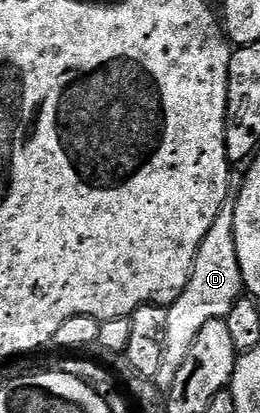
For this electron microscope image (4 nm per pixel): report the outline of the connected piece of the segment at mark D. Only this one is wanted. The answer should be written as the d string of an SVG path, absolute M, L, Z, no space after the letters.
M229 196L225 204L221 204L217 220L213 220L209 236L201 240L201 248L197 252L189 276L189 284L181 292L181 296L177 296L177 300L167 307L165 348L161 356L161 368L157 368L157 376L154 379L157 388L165 392L170 390L173 380L177 380L177 371L181 369L181 364L185 364L185 356L189 356L189 348L193 348L193 340L197 340L197 332L201 332L202 326L209 324L209 320L226 318L244 290L241 264L237 260L235 199Z

